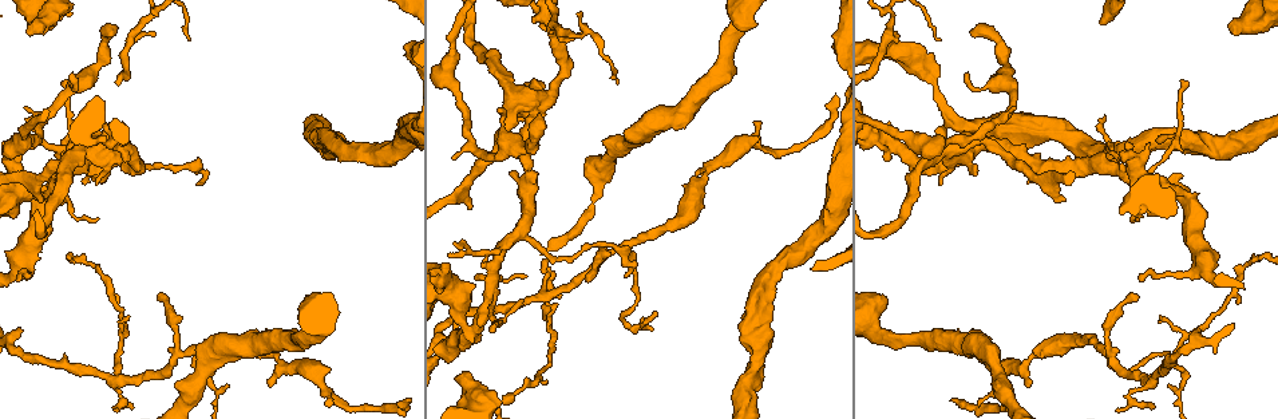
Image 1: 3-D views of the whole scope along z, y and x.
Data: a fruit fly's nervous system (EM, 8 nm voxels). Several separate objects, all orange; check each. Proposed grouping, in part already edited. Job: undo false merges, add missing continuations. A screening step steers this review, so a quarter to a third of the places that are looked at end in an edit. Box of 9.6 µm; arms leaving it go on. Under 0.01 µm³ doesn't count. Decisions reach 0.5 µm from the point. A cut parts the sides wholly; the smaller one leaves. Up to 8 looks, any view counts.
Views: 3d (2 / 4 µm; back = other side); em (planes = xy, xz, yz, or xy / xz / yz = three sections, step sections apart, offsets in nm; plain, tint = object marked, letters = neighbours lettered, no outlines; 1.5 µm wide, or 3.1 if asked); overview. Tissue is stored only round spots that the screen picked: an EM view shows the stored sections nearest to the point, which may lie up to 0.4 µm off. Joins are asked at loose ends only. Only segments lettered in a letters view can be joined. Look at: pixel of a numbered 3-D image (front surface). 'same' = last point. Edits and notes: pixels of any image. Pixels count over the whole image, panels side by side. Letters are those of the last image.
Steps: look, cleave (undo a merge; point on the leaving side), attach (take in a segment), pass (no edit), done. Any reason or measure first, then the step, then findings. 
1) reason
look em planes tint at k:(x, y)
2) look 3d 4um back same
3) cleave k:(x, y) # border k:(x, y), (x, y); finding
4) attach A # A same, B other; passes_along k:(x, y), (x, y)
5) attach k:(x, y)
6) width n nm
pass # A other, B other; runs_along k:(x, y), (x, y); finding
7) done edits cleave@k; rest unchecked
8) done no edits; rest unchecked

tapers out
look em planes letters at 1:(501, 110)

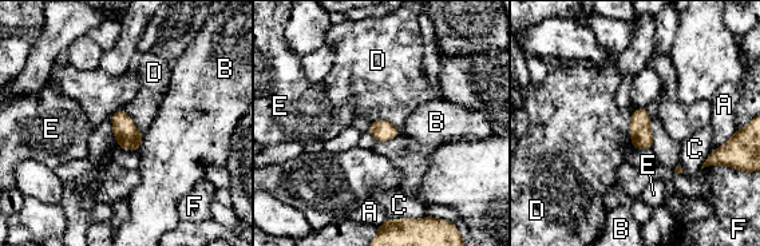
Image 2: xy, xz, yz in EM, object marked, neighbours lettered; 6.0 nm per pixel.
width 130 nm
pass # A other, B other, C other, D other, E other, F other; border 2:(634, 108), (630, 116), (632, 146); no lettered segment goes on from it

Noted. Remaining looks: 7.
an open end
look 3d 2um at 1:(1233, 33)

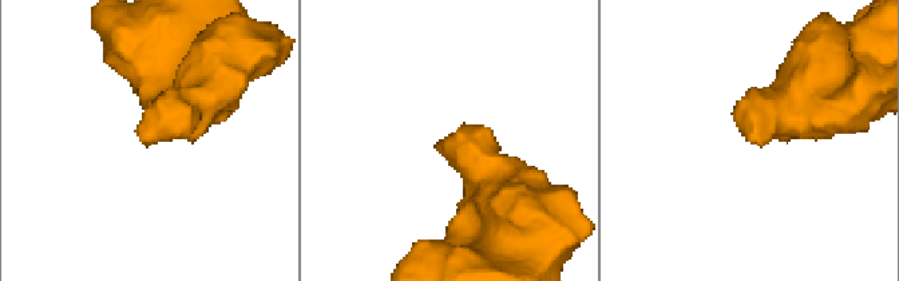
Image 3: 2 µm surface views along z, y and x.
now the EM
look em planes plain at 3:(442, 144)

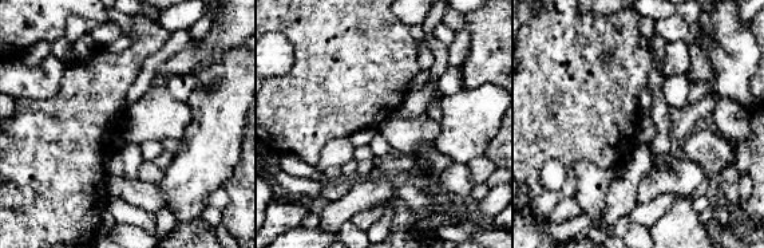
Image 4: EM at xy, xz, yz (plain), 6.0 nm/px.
what lies round it
look em planes letters same

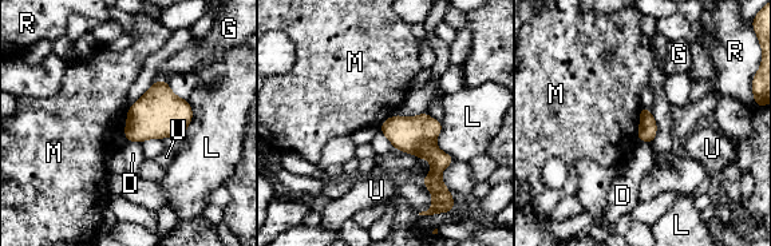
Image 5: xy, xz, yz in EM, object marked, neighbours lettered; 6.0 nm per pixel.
longest_contact L 260 nm
pass # D other, G other, L other, M other, R other, U other; border 5:(641, 104), (637, 139); no lettered segment goes on from it

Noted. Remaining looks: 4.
sharp bend
look em planes letters at 1:(503, 404)

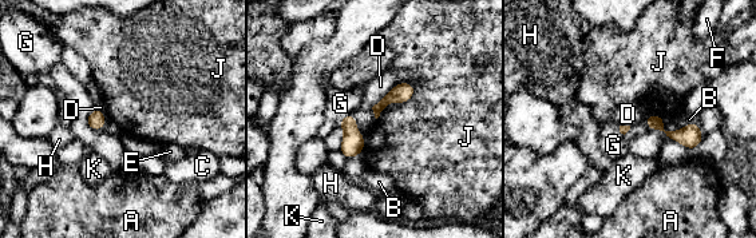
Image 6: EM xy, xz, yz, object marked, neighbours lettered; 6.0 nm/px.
width 90 nm
pass # A other, B other, C other, D other, E other, F other, G other, H other, J other, K other; border 6:(414, 86), (376, 119); one neuron here

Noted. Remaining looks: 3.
done no edits; rest unchecked

